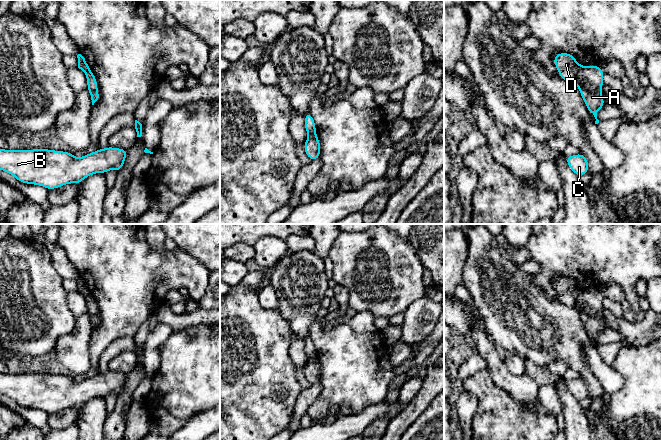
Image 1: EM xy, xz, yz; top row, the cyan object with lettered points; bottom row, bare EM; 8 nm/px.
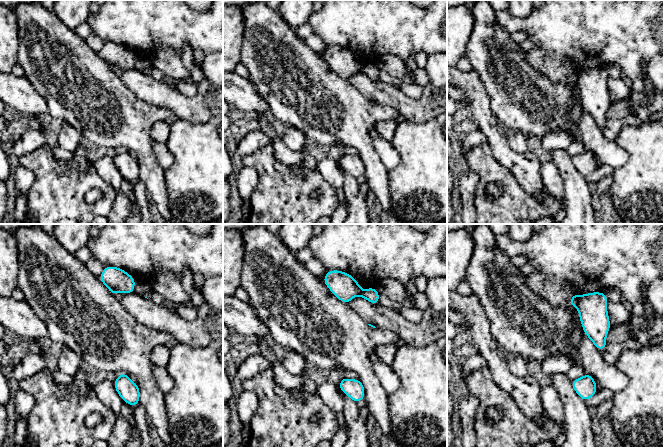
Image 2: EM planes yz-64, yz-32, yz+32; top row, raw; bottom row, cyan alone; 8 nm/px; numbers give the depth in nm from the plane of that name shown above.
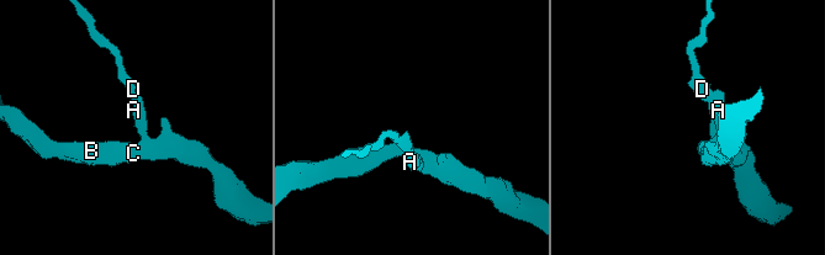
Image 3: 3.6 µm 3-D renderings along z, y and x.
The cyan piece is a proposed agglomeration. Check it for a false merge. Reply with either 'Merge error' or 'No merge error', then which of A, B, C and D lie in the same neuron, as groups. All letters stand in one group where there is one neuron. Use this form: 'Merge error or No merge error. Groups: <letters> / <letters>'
Merge error. Groups: A B C / D

